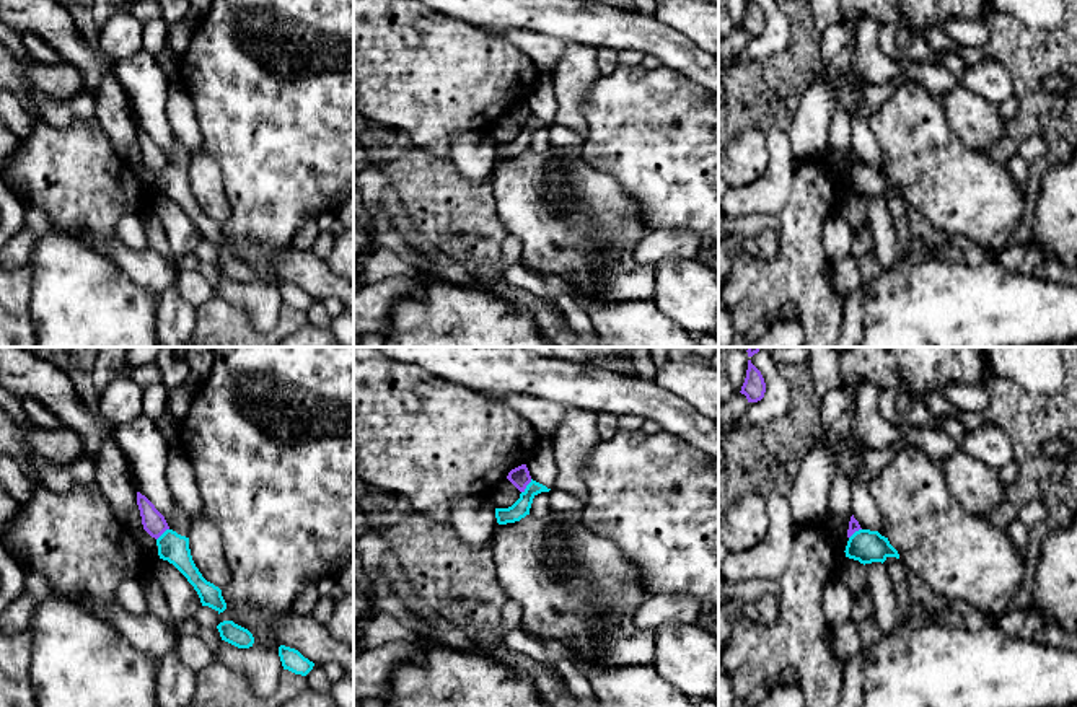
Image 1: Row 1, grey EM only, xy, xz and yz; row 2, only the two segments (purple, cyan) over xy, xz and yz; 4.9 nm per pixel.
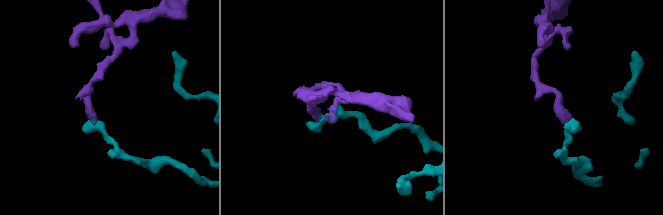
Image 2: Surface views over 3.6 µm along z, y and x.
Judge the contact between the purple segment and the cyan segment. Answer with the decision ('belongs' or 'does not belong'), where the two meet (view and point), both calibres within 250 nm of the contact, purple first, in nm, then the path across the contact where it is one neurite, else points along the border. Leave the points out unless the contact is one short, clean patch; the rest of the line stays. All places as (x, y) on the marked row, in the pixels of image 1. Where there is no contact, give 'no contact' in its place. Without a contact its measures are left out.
does not belong | xz (527, 484) | 100/90 nm | along xz (531, 479), (522, 492)

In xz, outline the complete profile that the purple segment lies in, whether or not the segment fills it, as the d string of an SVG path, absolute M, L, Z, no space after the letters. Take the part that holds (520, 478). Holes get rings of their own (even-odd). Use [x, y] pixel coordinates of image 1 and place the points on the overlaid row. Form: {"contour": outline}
{"contour": "M521 464L515 469L512 469L507 476L507 479L520 490L525 492L526 485L531 482L530 471L526 464Z"}

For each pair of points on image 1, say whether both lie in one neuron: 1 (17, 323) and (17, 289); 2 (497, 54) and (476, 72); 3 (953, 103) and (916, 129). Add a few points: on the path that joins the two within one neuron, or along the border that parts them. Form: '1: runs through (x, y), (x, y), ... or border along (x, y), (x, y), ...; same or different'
1: runs through (17, 315), (17, 297); same
2: runs through (492, 59), (481, 70); same
3: border along (939, 98), (950, 127), (963, 144); different

